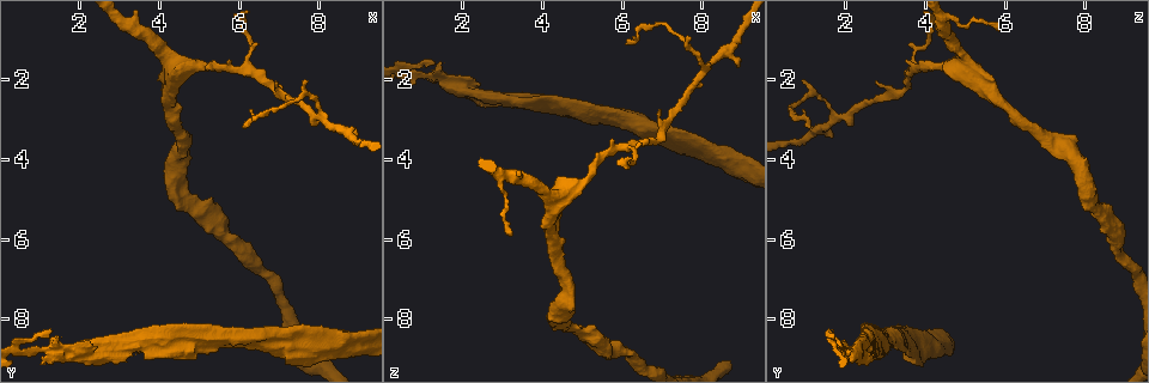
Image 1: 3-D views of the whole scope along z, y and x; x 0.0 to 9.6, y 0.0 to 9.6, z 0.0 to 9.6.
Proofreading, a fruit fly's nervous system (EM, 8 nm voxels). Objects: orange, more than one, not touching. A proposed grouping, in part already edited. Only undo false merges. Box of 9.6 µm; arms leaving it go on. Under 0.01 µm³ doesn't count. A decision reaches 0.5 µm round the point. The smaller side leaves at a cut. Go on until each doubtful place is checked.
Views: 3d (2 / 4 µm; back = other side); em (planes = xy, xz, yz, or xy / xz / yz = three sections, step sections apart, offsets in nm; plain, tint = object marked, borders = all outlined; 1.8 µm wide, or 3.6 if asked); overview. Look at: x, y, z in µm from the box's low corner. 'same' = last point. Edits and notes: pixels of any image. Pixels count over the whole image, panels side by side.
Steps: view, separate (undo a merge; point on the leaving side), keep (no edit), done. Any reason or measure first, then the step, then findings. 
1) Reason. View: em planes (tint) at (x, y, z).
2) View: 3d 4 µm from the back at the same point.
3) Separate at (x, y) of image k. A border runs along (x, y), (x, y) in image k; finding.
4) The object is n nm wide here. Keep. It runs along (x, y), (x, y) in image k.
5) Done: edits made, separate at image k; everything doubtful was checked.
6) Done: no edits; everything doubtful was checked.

View: em yz step 8 (tint) at (2.90, 8.65, 2.40).

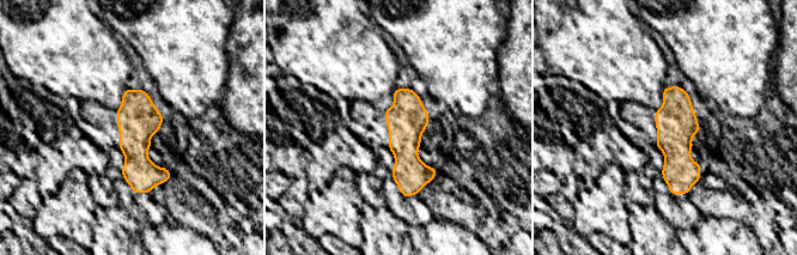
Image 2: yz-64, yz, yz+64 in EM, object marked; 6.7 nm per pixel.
View: em planes (tint) at the same point.

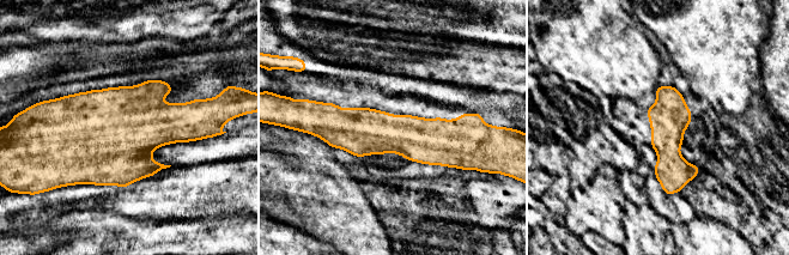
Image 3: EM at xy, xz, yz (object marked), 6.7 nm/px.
Keep. It runs along (321, 119), (360, 132), (465, 131) in image 3; all the same neuron.

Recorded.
Closes a loop. View: em xy step 4 (tint) at (0.75, 8.40, 1.60).

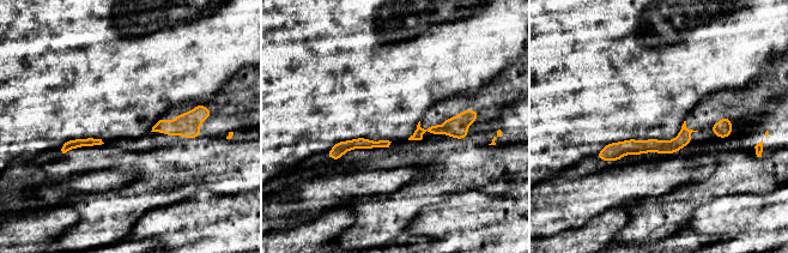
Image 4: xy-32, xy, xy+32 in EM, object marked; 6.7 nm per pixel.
Cut it another way. View: em planes (tint) at the same point.

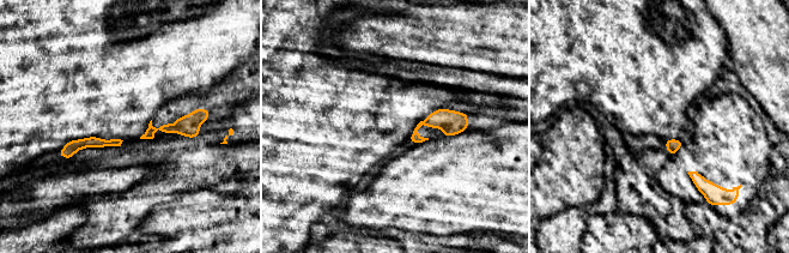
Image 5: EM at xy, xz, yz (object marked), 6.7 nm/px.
Keep. It runs along (117, 142), (80, 143), (62, 152) in image 5; all the same neuron.

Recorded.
A fork. View: 3d 4 µm at (1.45, 8.85, 1.95).

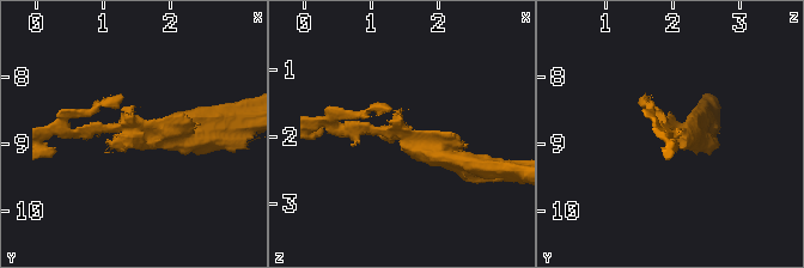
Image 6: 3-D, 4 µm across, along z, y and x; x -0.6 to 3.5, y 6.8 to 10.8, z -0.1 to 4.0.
View: em yz step 8 (tint) at (1.45, 8.85, 1.90).

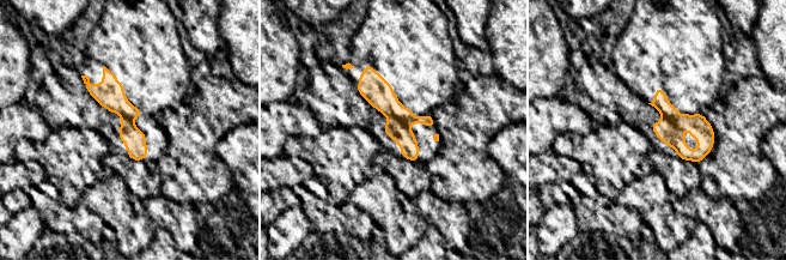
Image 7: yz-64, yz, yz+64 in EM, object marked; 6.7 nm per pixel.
View: em planes (tint) at the same point.

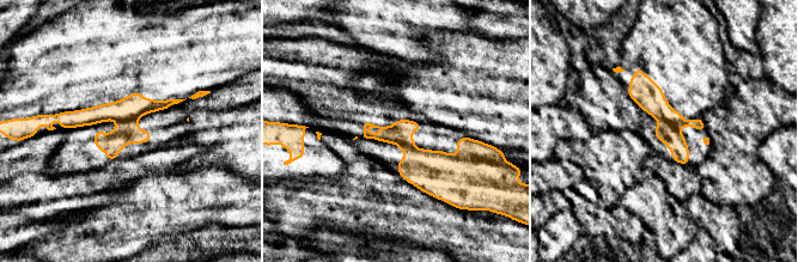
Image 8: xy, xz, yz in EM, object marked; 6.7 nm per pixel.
Keep. It runs along (171, 102), (58, 117) in image 8; continuous, no second neuron.

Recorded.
Done: no edits; everything doubtful was checked.

